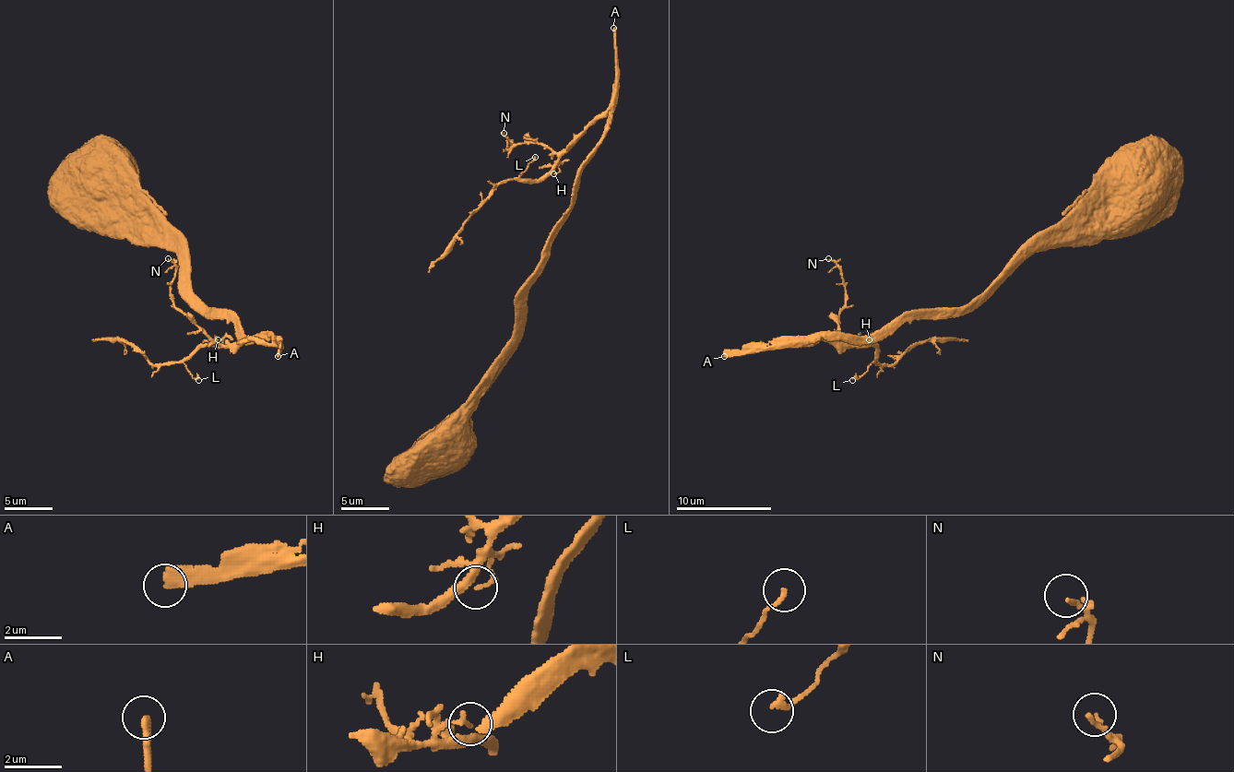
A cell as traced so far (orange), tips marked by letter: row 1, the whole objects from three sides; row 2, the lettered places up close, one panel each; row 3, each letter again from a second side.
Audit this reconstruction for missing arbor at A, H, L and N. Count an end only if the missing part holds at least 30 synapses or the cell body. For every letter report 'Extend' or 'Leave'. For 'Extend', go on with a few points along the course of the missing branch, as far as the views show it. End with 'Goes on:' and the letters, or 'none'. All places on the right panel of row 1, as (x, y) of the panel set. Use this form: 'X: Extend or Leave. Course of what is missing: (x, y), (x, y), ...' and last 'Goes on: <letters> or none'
A: Extend
H: Leave
L: Leave
N: Leave
Goes on: A

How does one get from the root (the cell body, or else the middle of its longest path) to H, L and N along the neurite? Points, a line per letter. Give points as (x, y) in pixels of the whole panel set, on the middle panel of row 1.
H: (444, 457), (456, 453), (461, 409), (511, 338), (523, 292), (541, 268), (609, 116), (559, 157), (553, 173)
L: (444, 457), (456, 453), (461, 409), (511, 338), (609, 116), (547, 173), (523, 181), (535, 157)
N: (444, 457), (456, 453), (461, 409), (511, 338), (609, 116), (559, 152), (506, 149), (504, 133)

